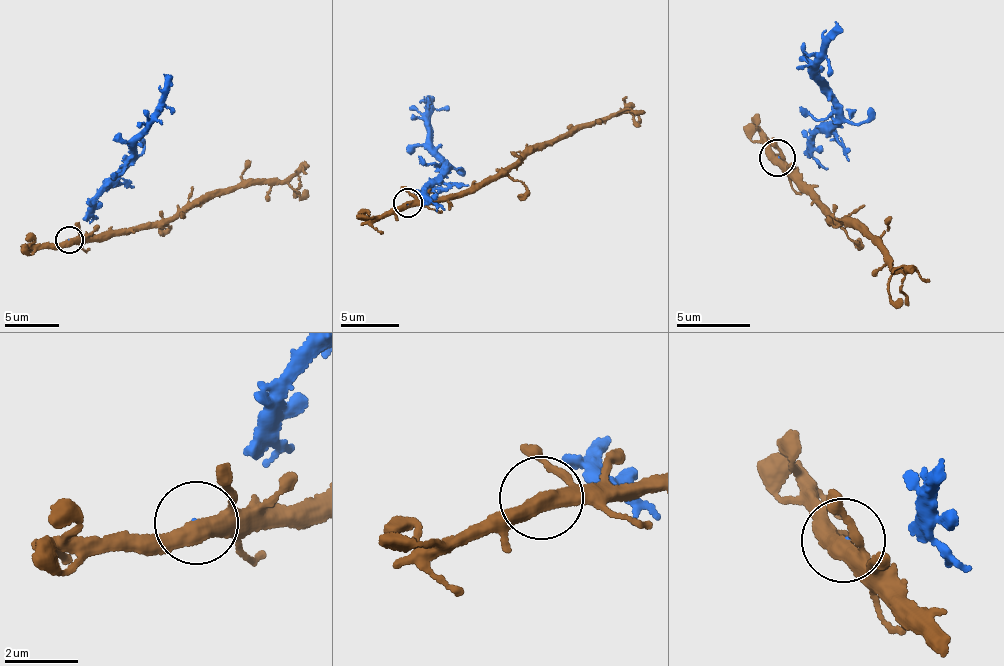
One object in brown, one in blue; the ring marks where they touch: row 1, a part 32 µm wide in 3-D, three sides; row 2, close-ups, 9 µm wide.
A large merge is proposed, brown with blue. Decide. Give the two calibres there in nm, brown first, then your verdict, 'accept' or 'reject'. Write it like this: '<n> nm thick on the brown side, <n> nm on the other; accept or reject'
360 nm thick on the brown side, 30 nm on the other; reject

